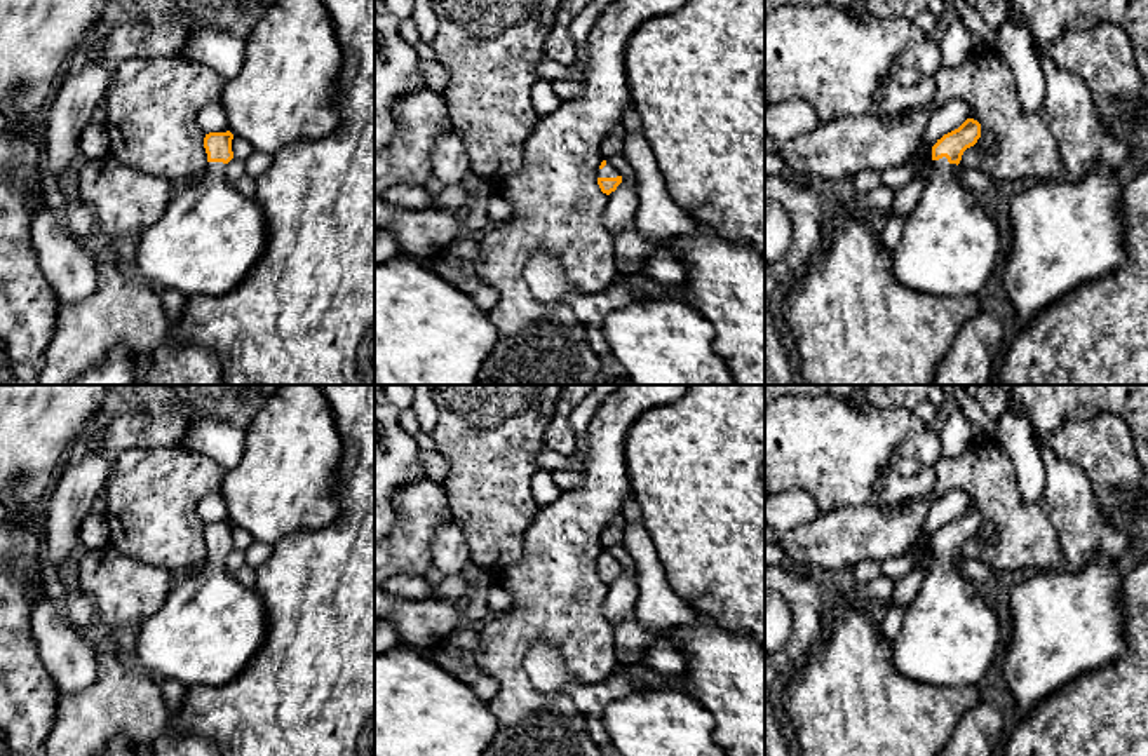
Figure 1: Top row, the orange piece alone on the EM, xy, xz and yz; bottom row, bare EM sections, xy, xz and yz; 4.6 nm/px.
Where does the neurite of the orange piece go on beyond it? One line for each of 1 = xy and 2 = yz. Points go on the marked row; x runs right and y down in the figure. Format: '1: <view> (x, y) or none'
1: xy (209, 237)
2: yz (950, 244)

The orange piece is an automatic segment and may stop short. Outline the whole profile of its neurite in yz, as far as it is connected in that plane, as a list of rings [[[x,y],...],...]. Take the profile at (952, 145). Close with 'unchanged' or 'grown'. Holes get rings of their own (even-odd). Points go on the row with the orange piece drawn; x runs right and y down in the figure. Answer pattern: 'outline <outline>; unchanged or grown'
outline [[[967,118],[932,146],[930,178],[908,214],[901,240],[892,249],[895,279],[915,291],[935,296],[977,296],[986,282],[998,273],[998,223],[981,207],[976,193],[958,179],[962,155],[979,138],[981,124]]]; grown

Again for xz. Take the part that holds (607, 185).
outline [[[603,160],[598,171],[598,185],[601,192],[610,195],[620,183],[622,176],[606,160]]]; grown

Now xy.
outline [[[230,131],[206,134],[206,172],[186,183],[164,214],[138,235],[134,258],[138,279],[157,289],[176,289],[190,298],[226,294],[251,275],[265,253],[268,232],[258,200],[242,195],[225,178],[225,165],[233,159],[232,139]]]; grown

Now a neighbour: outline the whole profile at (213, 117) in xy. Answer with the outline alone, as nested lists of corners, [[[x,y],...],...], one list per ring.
[[[219,99],[206,105],[199,111],[197,120],[199,120],[199,125],[204,134],[230,131],[226,111],[225,111],[223,103]]]

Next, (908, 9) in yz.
[[[765,0],[765,10],[780,5],[847,5],[850,2],[862,2],[876,17],[904,17],[908,21],[927,10],[930,3],[930,0]]]

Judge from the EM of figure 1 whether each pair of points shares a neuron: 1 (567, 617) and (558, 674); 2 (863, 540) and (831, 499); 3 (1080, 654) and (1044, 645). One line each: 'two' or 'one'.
1: two
2: two
3: one

